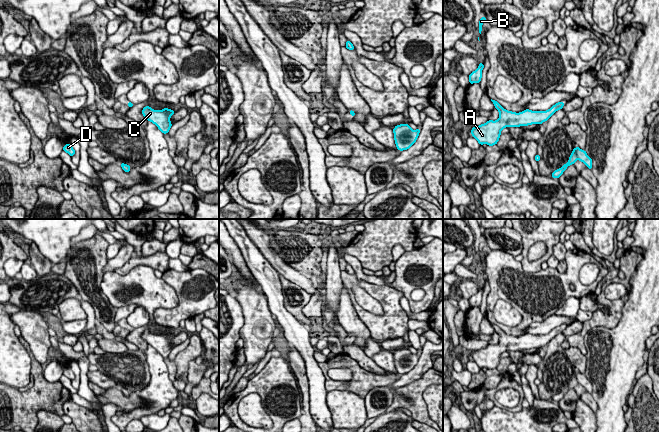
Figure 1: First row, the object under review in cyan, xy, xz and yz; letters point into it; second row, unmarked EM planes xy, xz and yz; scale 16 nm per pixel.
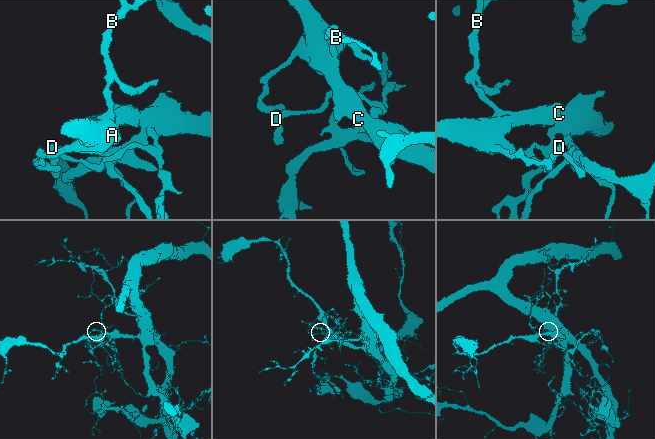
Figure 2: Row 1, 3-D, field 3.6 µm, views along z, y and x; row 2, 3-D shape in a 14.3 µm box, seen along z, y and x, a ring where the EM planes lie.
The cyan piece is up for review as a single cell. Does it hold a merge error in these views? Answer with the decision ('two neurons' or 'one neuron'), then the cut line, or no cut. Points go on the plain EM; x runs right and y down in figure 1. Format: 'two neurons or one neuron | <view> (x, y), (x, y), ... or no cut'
one neuron | no cut

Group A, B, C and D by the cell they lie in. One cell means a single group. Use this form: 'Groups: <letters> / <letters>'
Groups: A B C D

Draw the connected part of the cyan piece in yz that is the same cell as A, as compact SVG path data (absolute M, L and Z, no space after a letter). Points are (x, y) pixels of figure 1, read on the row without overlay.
M492 324L495 332L499 335L499 343L496 345L488 344L485 348L473 351L471 359L478 365L480 369L487 368L489 370L496 369L499 365L501 354L506 351L520 351L532 348L542 348L565 329L564 326L558 326L546 335L532 335L526 333L516 337L507 335L497 325Z

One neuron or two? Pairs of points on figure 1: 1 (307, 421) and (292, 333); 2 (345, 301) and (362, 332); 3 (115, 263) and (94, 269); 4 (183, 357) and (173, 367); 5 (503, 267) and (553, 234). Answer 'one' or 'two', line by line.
1: two
2: one
3: two
4: one
5: two

